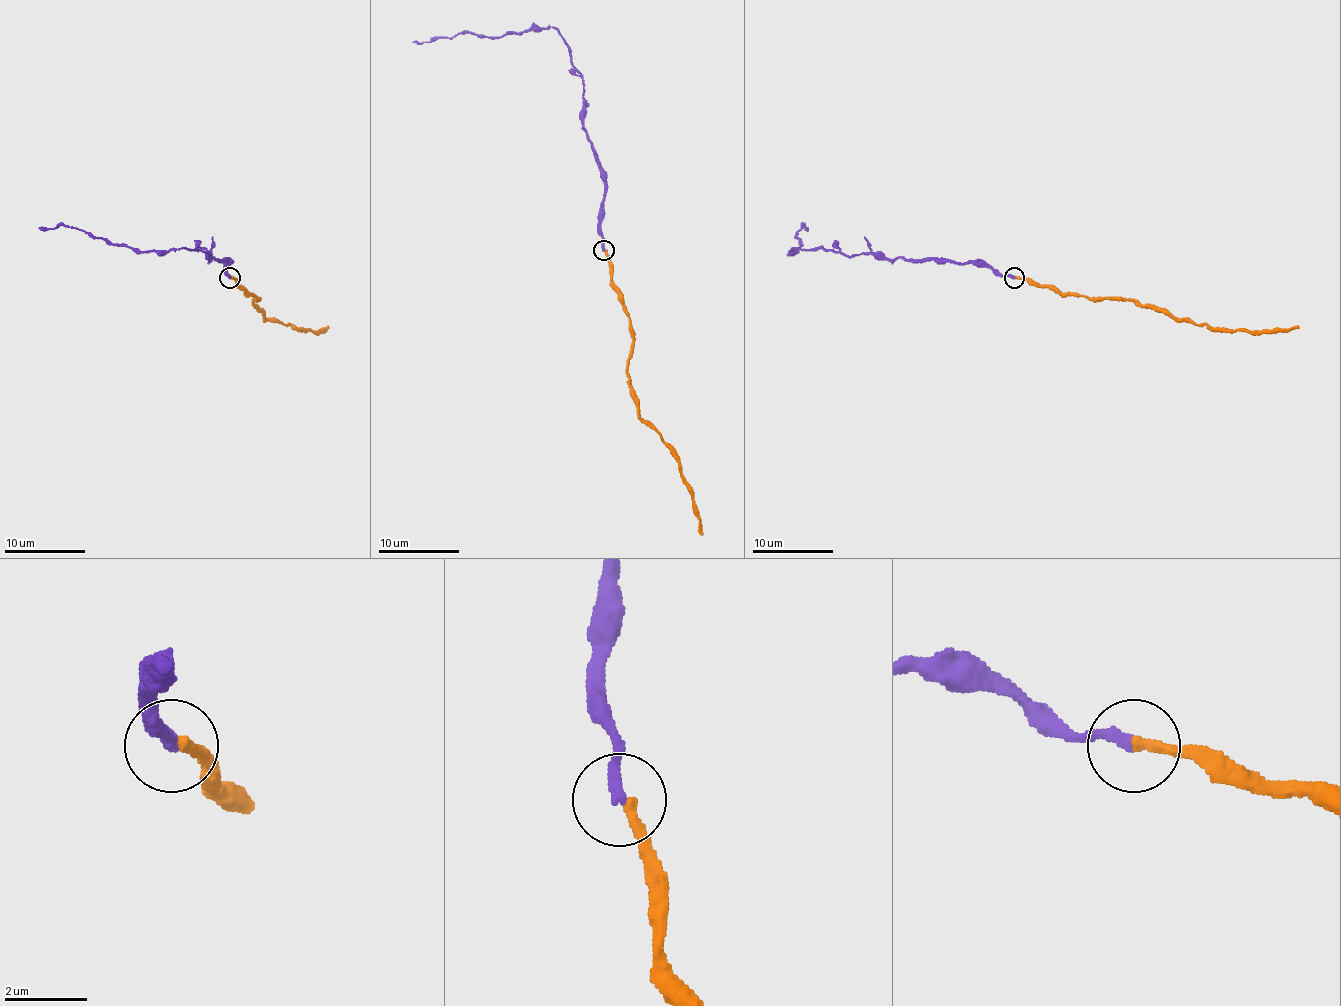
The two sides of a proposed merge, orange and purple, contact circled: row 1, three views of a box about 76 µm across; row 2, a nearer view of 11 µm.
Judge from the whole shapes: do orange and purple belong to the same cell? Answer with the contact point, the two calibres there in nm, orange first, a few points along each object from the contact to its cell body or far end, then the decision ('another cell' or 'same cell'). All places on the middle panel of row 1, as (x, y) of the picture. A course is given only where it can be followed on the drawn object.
place (603, 250); calibres 260 and 280 nm; course orange (604, 250), (612, 287), (630, 325), (632, 357), (628, 373), (634, 402), (640, 416), (677, 460), (703, 535); course purple (604, 250), (604, 171), (584, 127), (584, 81), (566, 40), (553, 28), (499, 36), (465, 32), (412, 42); same cell

